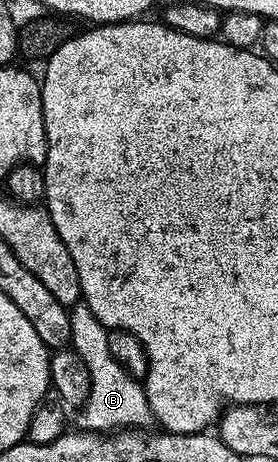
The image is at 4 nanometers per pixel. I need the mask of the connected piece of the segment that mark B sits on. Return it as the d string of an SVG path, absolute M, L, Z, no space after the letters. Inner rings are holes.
M82 301L69 308L69 320L71 349L79 357L83 357L87 373L91 373L91 393L79 409L80 426L86 431L98 433L148 428L154 422L154 418L142 380L133 379L131 373L126 373L119 361L111 357L107 346L107 328L101 324L99 317L95 317L95 313L91 313L91 309Z

